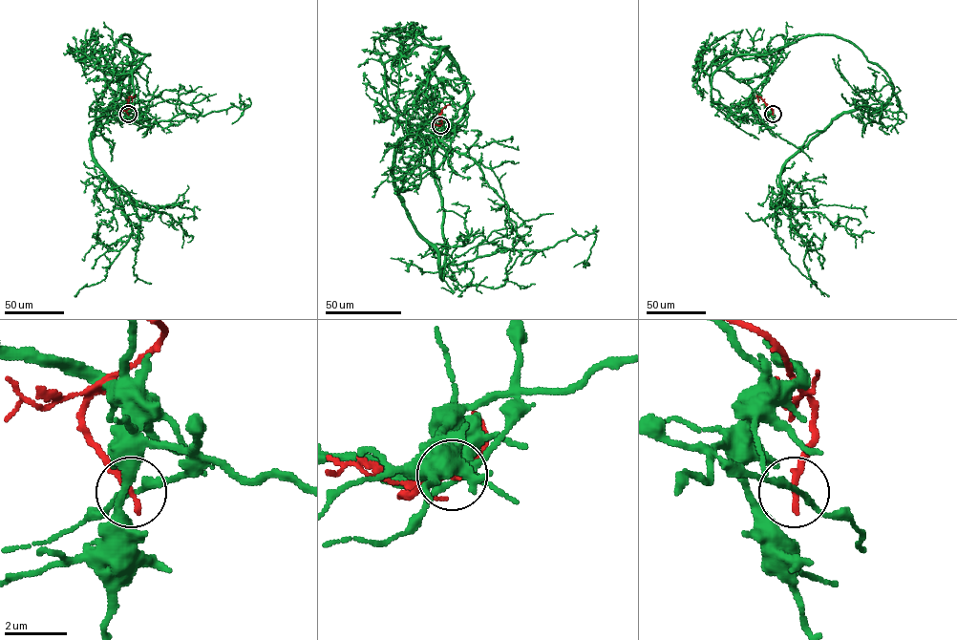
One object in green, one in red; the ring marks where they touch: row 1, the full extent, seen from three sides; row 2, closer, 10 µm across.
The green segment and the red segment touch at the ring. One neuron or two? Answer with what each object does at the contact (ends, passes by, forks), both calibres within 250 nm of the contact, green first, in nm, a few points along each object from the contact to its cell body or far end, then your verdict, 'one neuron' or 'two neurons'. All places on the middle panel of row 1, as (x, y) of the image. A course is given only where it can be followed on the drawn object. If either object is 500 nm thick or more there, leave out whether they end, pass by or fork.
green passes by | red ends | 200/260 nm | green via (440, 125), (413, 108), (433, 69), (399, 196), (439, 266), (593, 233), (573, 266) | red via (440, 125), (438, 126), (442, 123), (440, 115), (445, 107) | two neurons

